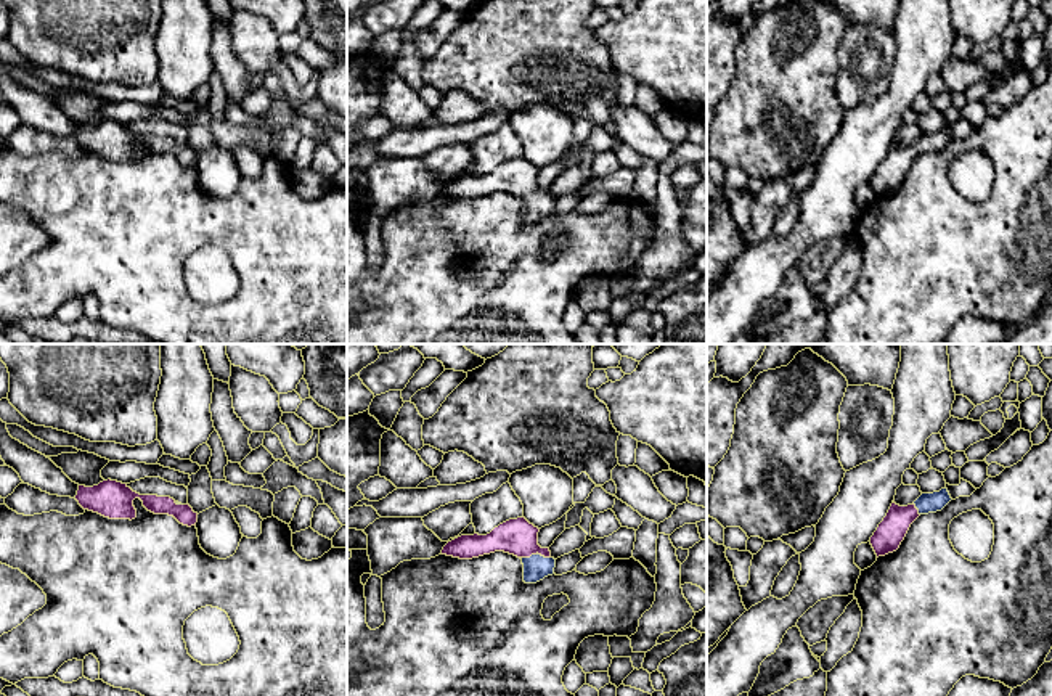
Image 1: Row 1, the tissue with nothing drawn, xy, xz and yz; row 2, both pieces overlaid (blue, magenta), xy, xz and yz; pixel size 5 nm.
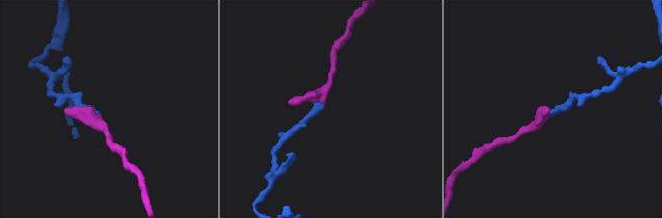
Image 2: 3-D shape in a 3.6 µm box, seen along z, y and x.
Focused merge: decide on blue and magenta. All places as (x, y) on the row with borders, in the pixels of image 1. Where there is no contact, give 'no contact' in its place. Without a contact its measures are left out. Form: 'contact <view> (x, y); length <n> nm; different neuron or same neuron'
contact xz (537, 553); length 150 nm; same neuron

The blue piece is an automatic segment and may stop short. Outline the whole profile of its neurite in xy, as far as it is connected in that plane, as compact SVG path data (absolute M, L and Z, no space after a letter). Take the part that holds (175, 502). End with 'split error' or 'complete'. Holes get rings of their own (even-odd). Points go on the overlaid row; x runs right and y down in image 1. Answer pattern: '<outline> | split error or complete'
M103 481L98 485L79 485L75 500L84 510L98 513L109 519L135 519L137 510L133 500L140 498L143 506L154 514L173 516L183 526L196 526L198 513L186 503L181 505L170 497L140 495L127 484L117 481Z | split error

